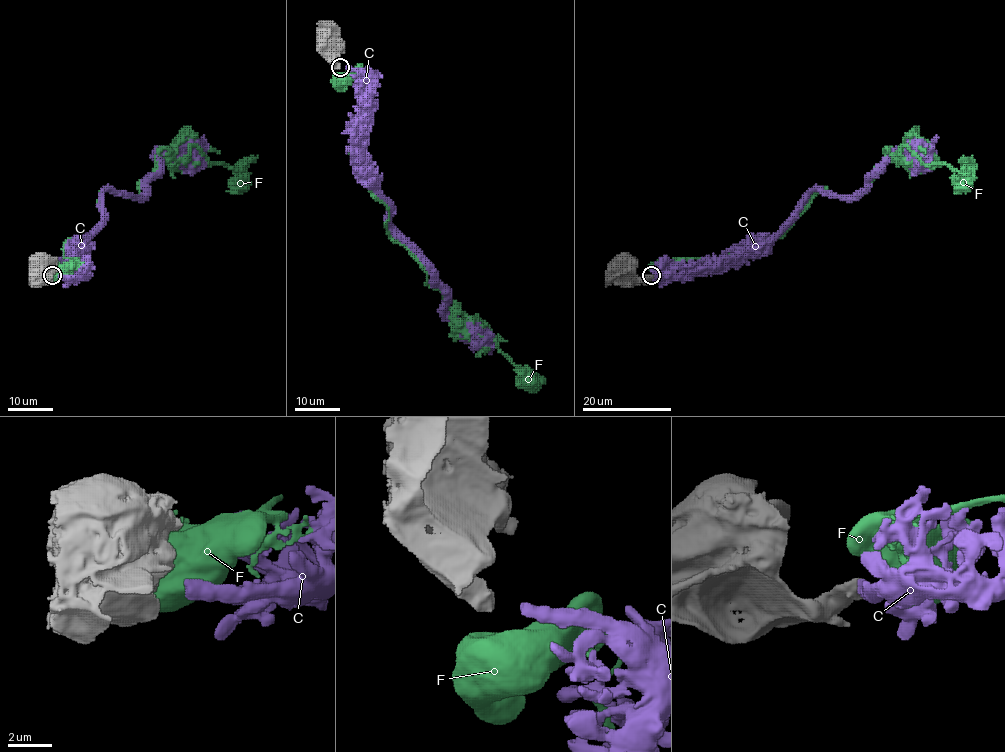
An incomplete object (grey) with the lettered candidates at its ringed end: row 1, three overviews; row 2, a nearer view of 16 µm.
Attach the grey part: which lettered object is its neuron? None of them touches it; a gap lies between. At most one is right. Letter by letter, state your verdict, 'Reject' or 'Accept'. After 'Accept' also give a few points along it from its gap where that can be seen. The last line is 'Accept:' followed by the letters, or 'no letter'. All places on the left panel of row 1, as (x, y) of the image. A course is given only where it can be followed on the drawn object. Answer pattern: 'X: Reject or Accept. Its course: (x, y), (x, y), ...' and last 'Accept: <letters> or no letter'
C: Accept. Its course: (58, 275), (76, 275), (72, 259), (101, 219), (104, 191), (139, 197), (157, 154), (183, 153), (203, 135)
F: Reject
Accept: C

